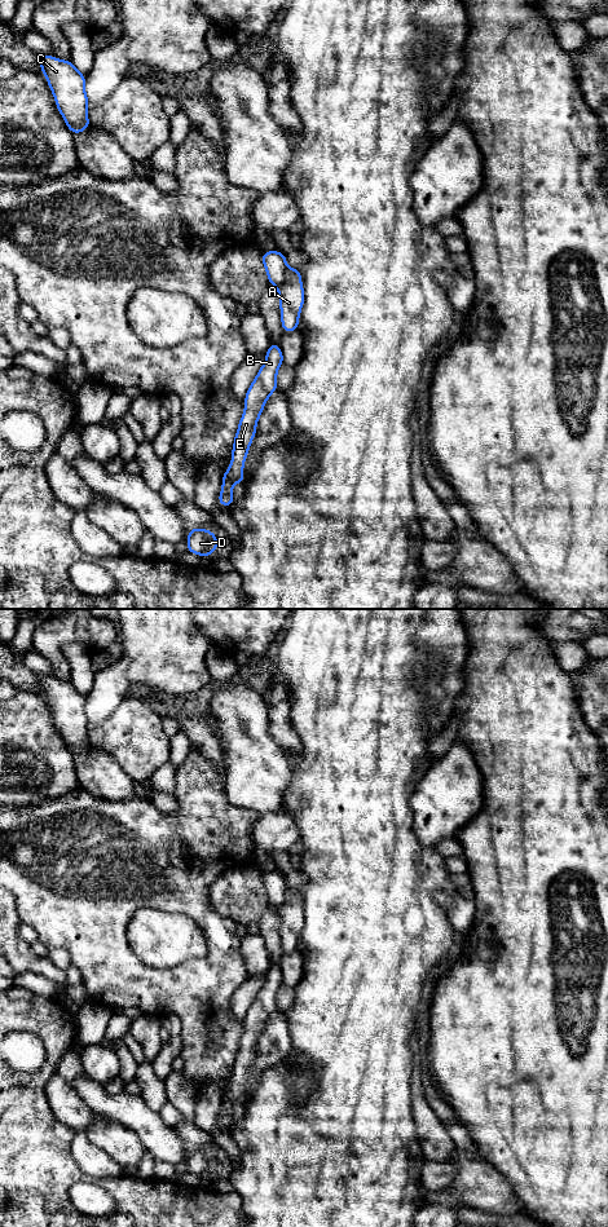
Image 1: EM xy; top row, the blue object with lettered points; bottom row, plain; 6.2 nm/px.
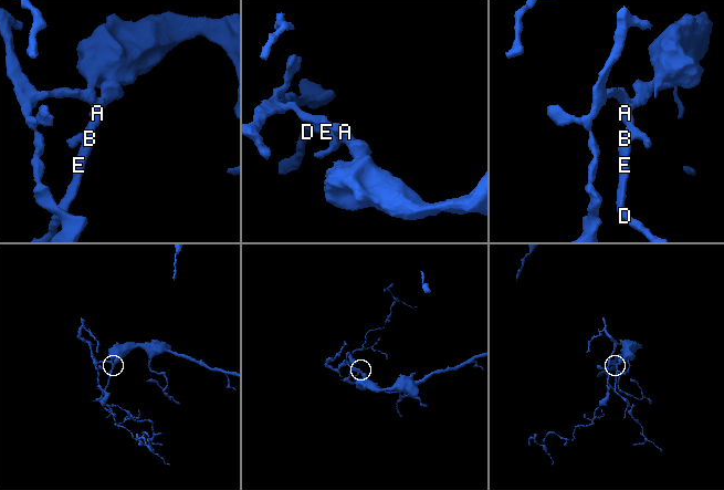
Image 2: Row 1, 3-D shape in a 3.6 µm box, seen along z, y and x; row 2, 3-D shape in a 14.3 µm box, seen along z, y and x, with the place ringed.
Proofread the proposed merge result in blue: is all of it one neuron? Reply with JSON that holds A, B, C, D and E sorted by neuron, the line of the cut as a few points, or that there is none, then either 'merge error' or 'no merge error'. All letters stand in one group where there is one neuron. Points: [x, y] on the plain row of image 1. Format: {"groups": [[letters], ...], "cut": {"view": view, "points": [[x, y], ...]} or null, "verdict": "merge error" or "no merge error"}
{"groups": [["A", "B", "D", "E"], ["C"]], "cut": {"view": "xy", "points": [[289, 888], [285, 900], [277, 908]]}, "verdict": "merge error"}

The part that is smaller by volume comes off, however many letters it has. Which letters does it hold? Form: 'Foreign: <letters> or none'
Foreign: C

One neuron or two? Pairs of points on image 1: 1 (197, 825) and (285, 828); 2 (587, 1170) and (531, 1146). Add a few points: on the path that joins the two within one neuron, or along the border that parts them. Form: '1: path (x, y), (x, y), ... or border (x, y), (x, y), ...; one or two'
1: border (260, 813), (252, 828), (252, 842), (256, 850); two
2: path (573, 1164), (555, 1146), (545, 1146); one

